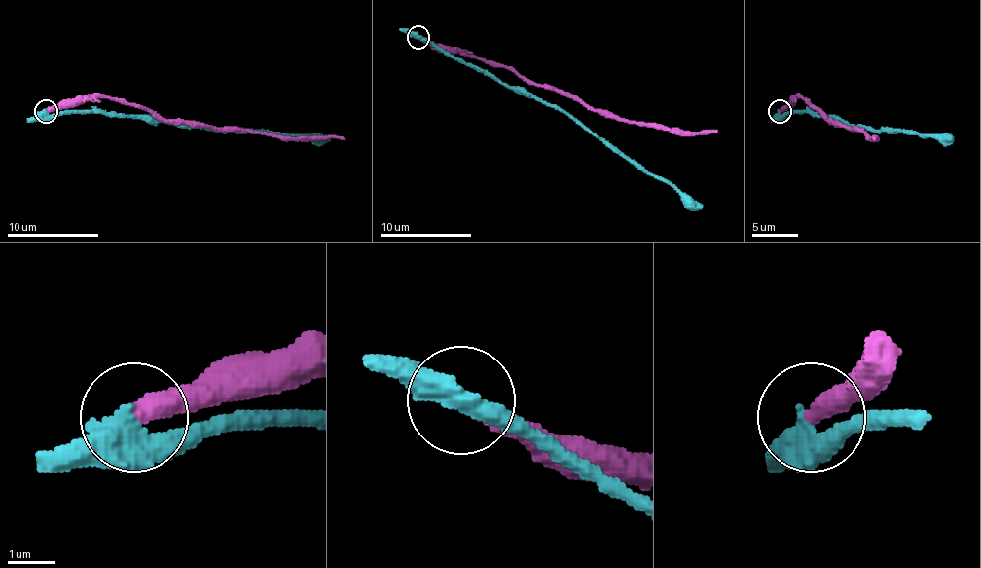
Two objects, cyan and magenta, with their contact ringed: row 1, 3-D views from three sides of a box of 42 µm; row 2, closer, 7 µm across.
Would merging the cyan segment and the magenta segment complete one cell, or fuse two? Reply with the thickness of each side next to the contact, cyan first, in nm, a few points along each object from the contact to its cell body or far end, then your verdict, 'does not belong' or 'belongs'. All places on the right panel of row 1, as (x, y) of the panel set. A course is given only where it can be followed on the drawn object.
calibres 460 and 400 nm; course cyan (780, 112), (825, 114), (871, 131), (947, 134), (951, 139); course magenta (780, 112), (790, 100), (802, 98), (825, 119), (854, 128), (876, 137), (873, 139); does not belong

